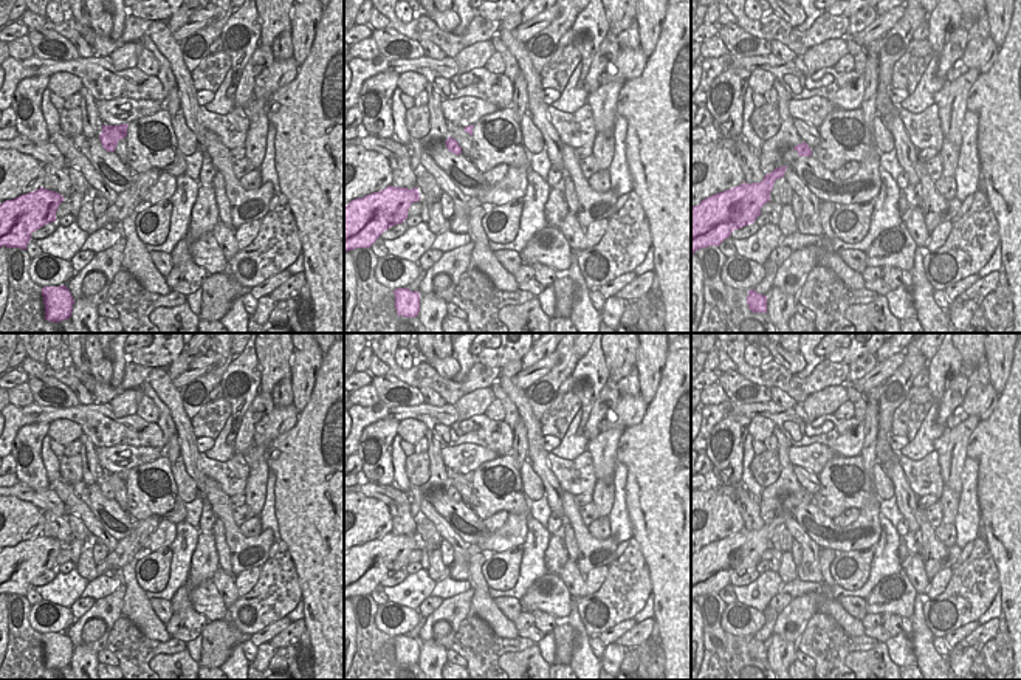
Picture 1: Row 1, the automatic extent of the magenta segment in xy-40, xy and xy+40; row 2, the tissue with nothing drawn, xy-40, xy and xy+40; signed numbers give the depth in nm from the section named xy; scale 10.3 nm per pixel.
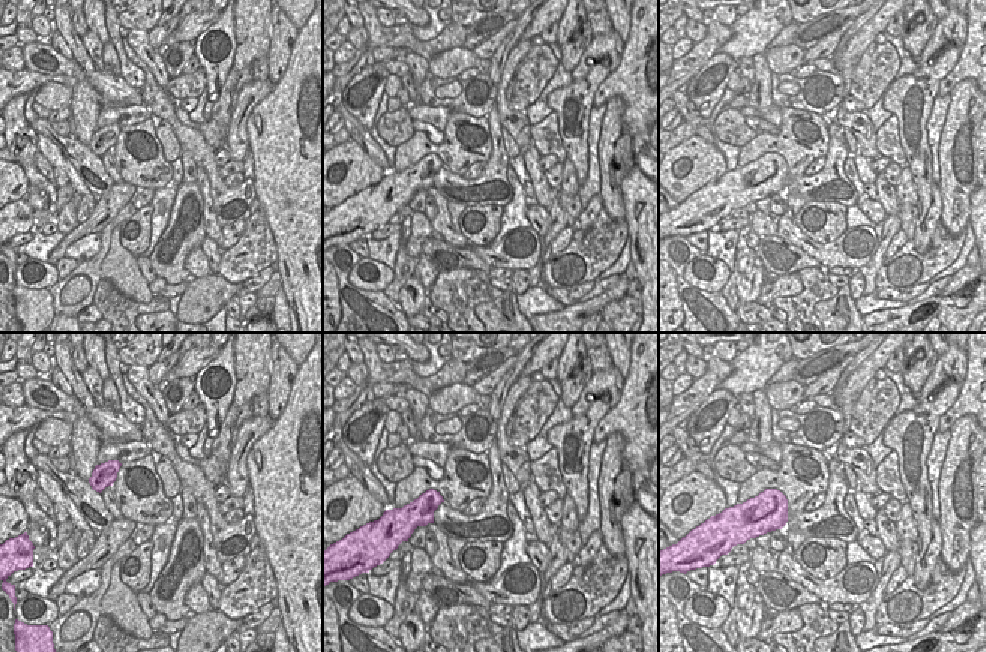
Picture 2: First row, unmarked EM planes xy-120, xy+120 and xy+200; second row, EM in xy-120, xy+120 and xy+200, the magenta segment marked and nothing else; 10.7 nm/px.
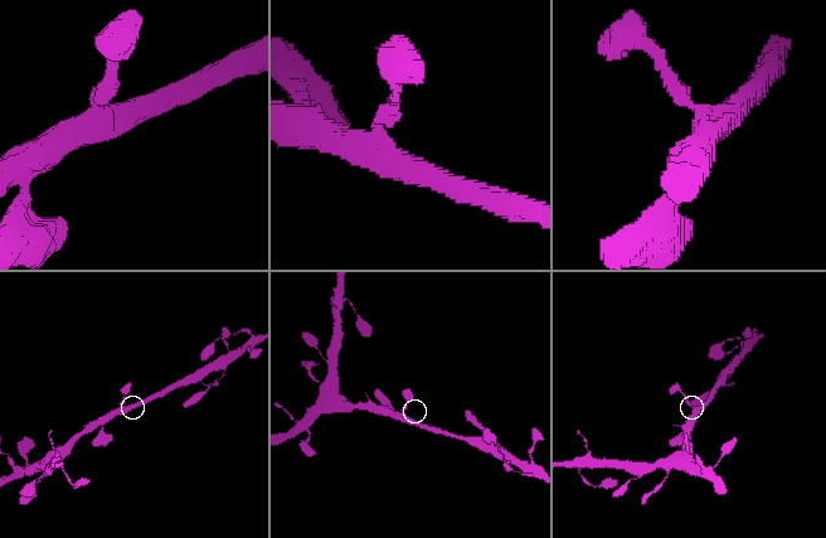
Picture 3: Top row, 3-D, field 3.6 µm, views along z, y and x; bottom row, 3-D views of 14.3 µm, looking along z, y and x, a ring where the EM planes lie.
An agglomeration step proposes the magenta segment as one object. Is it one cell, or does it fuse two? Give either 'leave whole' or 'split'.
leave whole

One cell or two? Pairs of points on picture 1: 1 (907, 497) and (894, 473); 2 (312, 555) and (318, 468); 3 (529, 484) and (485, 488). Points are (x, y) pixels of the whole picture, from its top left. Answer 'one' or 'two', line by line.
1: one
2: one
3: two

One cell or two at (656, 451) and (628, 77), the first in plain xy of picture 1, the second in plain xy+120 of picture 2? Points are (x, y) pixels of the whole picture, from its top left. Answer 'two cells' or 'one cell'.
one cell

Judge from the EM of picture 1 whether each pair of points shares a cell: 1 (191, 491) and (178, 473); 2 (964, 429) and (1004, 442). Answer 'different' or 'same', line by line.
1: same
2: different

